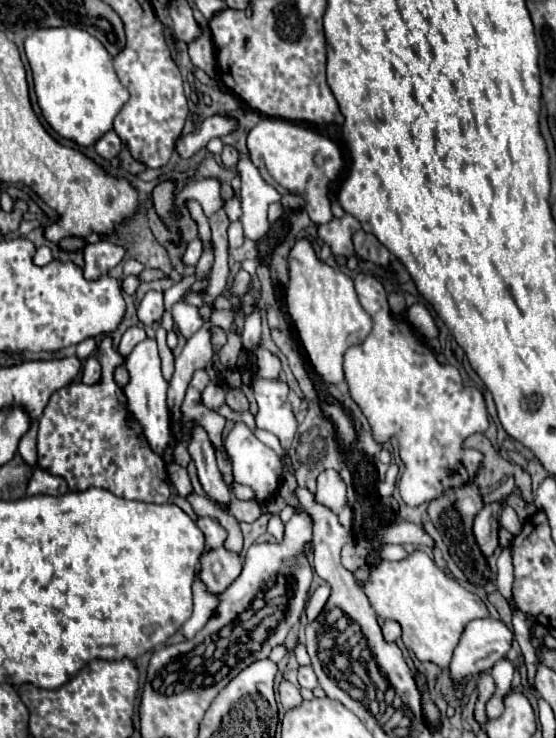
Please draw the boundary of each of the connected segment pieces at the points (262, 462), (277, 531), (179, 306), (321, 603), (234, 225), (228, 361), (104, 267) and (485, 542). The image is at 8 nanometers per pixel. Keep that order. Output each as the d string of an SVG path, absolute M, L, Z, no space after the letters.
M243 421L233 425L233 429L225 437L223 445L225 445L225 451L227 451L229 459L231 459L233 479L237 483L251 487L255 491L255 499L259 503L265 503L265 501L269 501L271 497L277 495L277 491L279 491L279 477L283 473L281 459L279 459L279 455L273 449L269 449L255 435L251 435L251 429Z
M275 513L275 515L271 515L271 519L269 519L269 525L267 525L267 531L279 541L279 539L283 539L283 529L285 529L285 525L283 525L283 521L281 521L281 517L279 517L279 513Z
M181 297L173 307L171 307L171 315L173 321L177 325L177 331L189 339L195 331L199 331L199 327L203 325L203 317L199 315L199 307L193 307L189 303L185 303L185 297Z
M319 585L319 587L311 593L311 597L309 597L309 601L307 601L307 607L305 607L305 613L307 613L307 621L309 621L309 623L315 621L315 617L319 615L319 611L323 611L327 599L329 599L329 587L327 587L327 585Z
M239 221L231 222L227 233L230 248L238 248L243 244L245 236L243 227L241 227Z
M229 331L227 343L219 349L221 363L225 363L225 367L233 367L233 365L237 363L239 351L241 351L241 337L239 337L235 331Z
M99 239L93 245L85 247L85 275L87 279L97 279L99 275L107 275L121 259L125 257L125 247L113 245L109 239Z
M493 501L483 505L483 509L475 517L473 535L477 539L483 557L491 557L493 551L499 547L499 529L501 529L499 513L501 513L501 501Z

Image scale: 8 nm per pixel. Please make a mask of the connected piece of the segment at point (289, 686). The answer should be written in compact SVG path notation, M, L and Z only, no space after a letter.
M285 679L279 683L279 699L281 699L281 703L283 703L285 709L287 707L297 707L303 701L299 689L293 683L285 681Z

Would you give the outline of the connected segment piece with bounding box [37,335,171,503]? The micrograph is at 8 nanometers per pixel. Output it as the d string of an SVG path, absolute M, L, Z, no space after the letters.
M107 335L99 343L99 363L103 367L103 379L95 387L87 387L81 383L71 383L55 391L39 419L39 461L37 465L53 475L61 475L71 491L85 491L89 487L103 487L111 493L135 499L143 503L167 503L171 495L169 475L165 471L165 463L159 455L155 455L147 443L139 437L141 427L137 423L127 423L127 413L123 411L123 391L113 381L113 369L123 363L123 357L113 347L113 339Z

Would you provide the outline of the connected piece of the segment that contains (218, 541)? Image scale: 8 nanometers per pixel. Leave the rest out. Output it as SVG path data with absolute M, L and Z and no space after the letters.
M197 517L195 523L203 531L203 535L205 535L205 549L203 549L203 553L209 553L209 551L213 551L217 547L223 547L223 543L227 539L227 531L213 517Z

